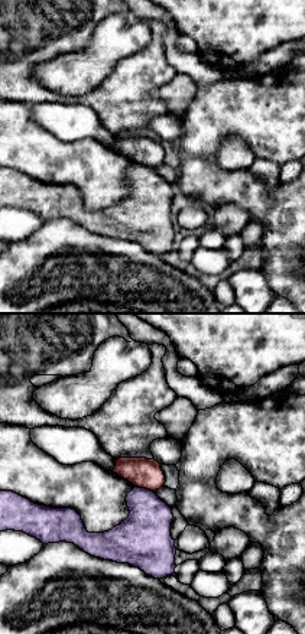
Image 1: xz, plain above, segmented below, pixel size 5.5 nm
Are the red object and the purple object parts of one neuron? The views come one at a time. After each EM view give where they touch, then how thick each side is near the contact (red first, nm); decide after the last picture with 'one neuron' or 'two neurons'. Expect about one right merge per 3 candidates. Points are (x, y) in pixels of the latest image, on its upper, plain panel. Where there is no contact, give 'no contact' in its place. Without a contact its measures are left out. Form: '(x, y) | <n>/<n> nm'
(145, 163) | 170/280 nm

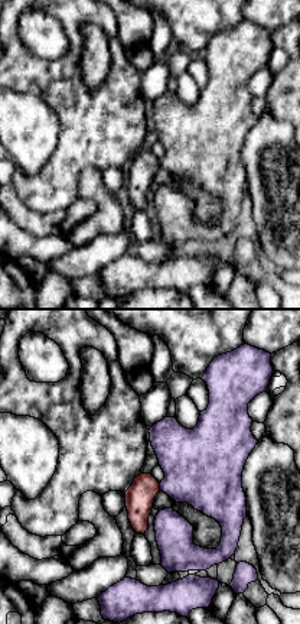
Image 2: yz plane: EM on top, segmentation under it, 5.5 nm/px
(159, 163) | 160/400 nm

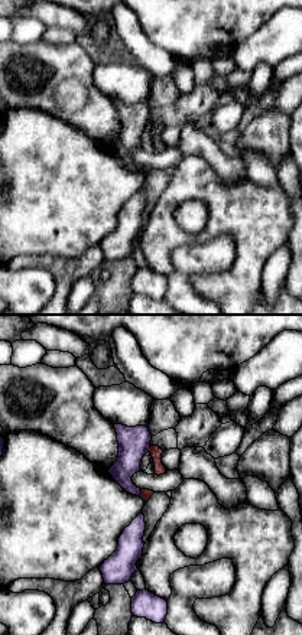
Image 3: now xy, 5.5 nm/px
(149, 126) | 70/180 nm

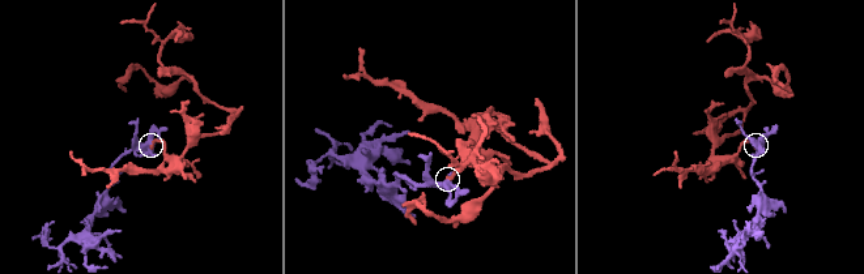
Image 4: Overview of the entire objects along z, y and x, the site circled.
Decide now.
two neurons

